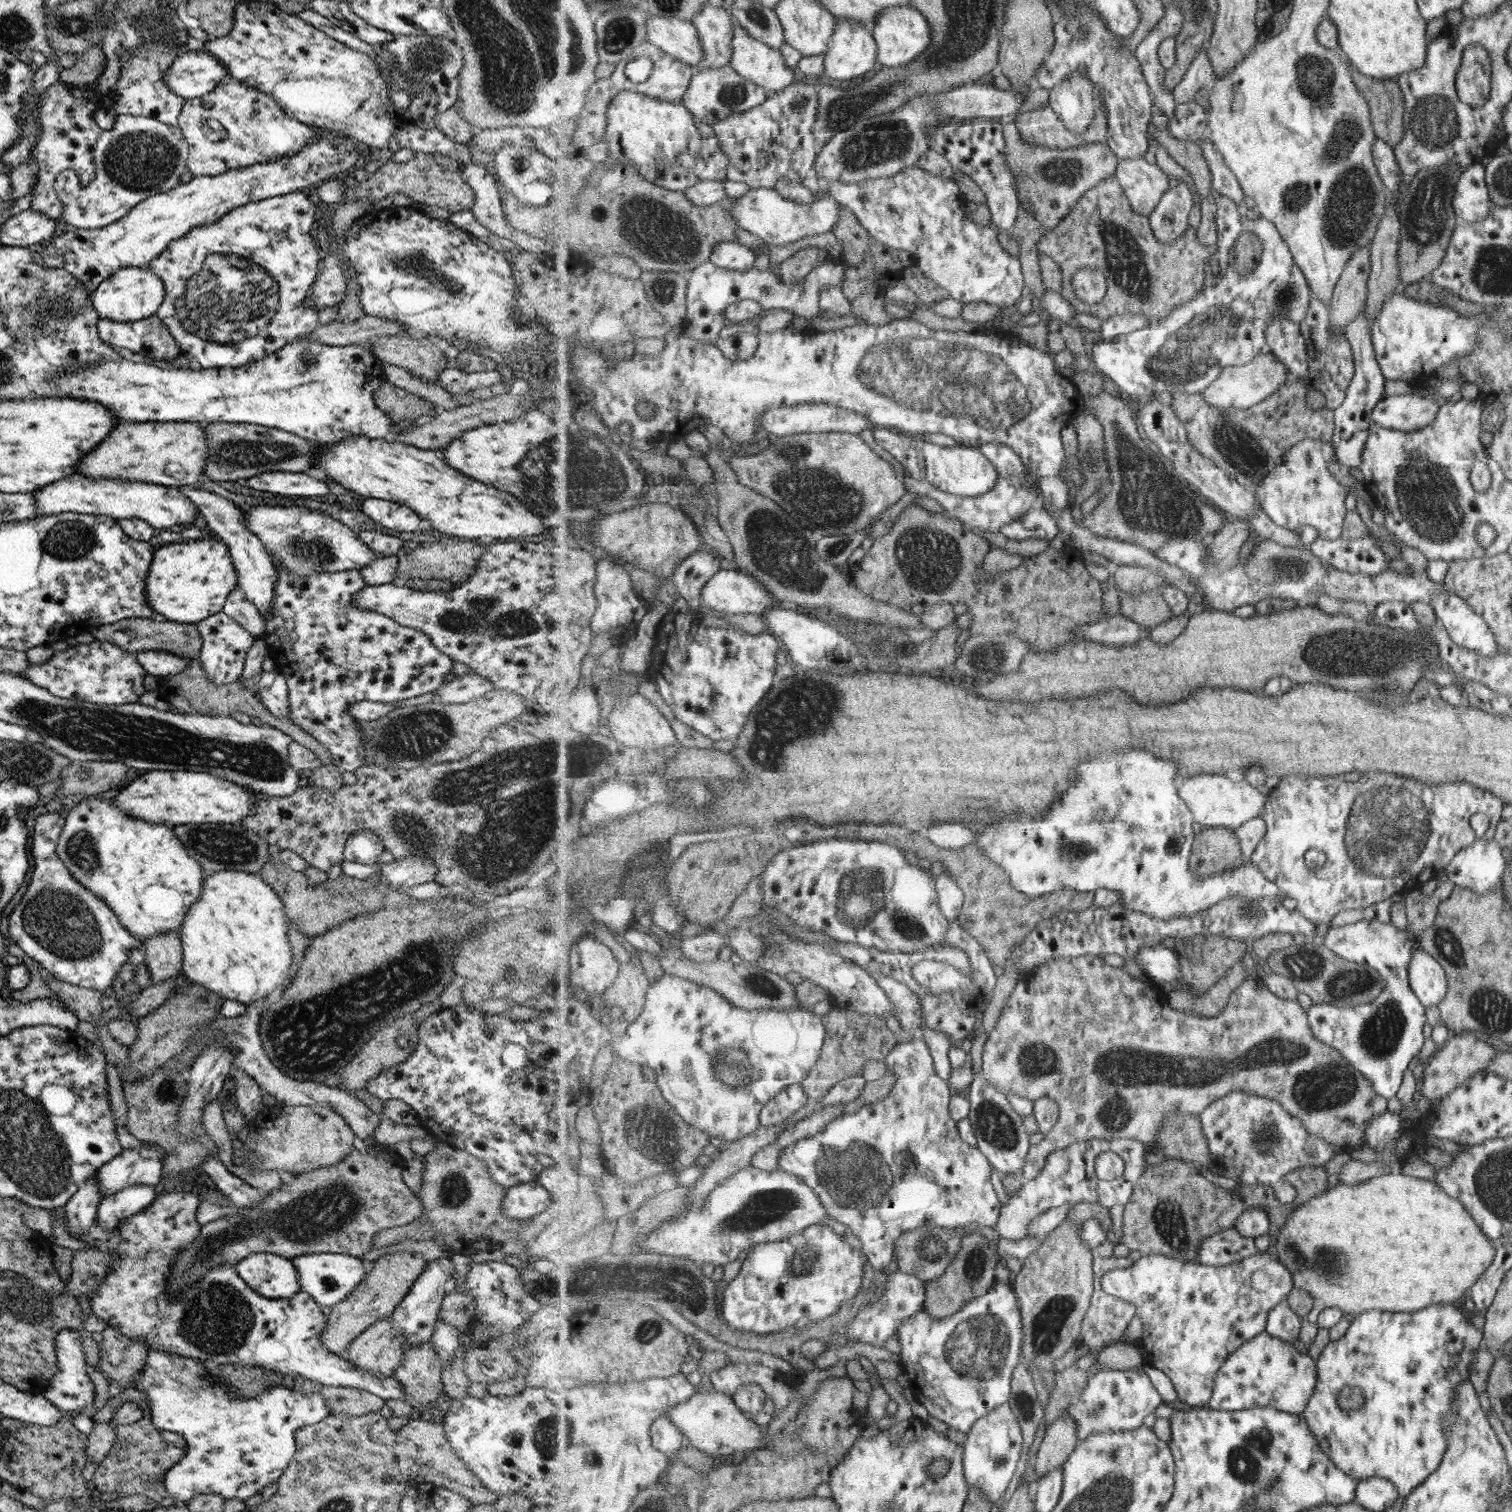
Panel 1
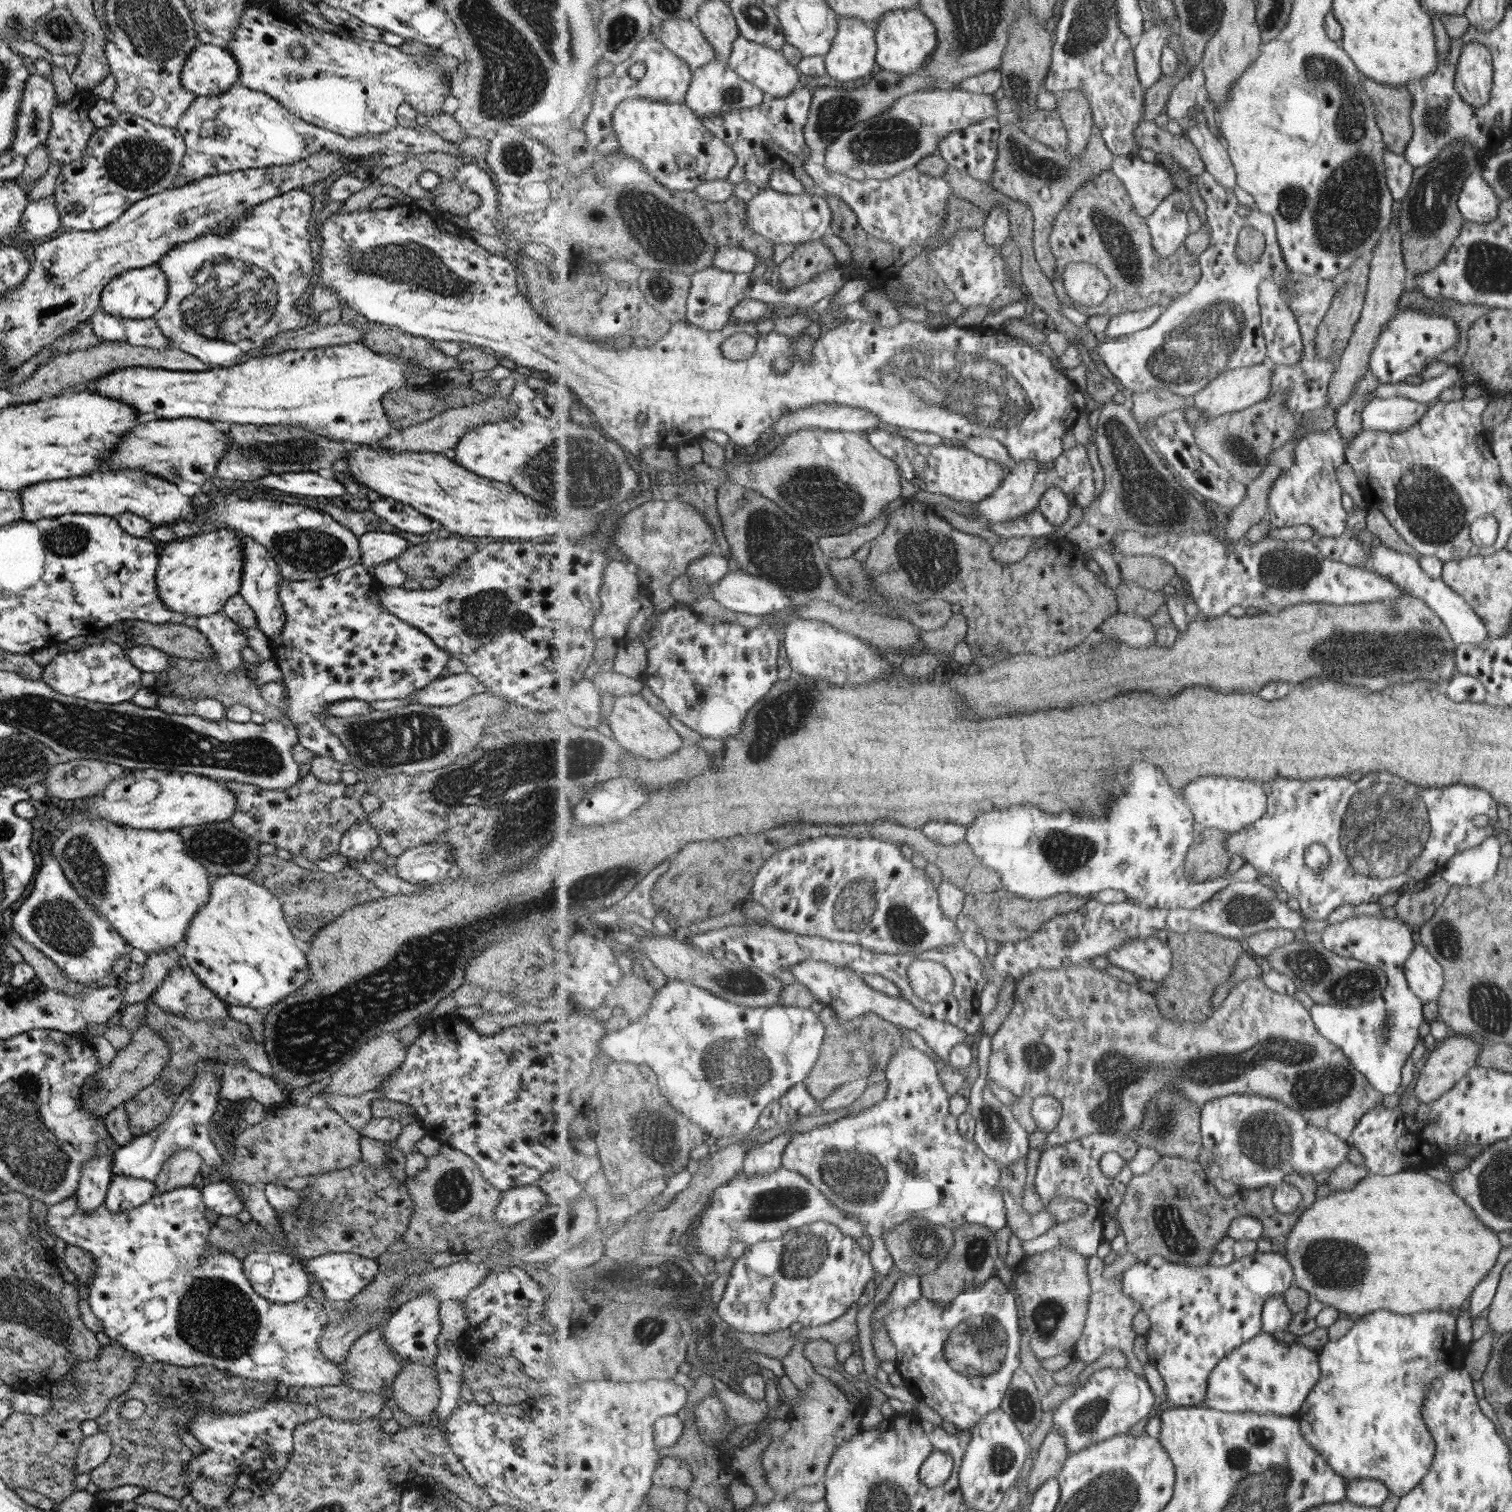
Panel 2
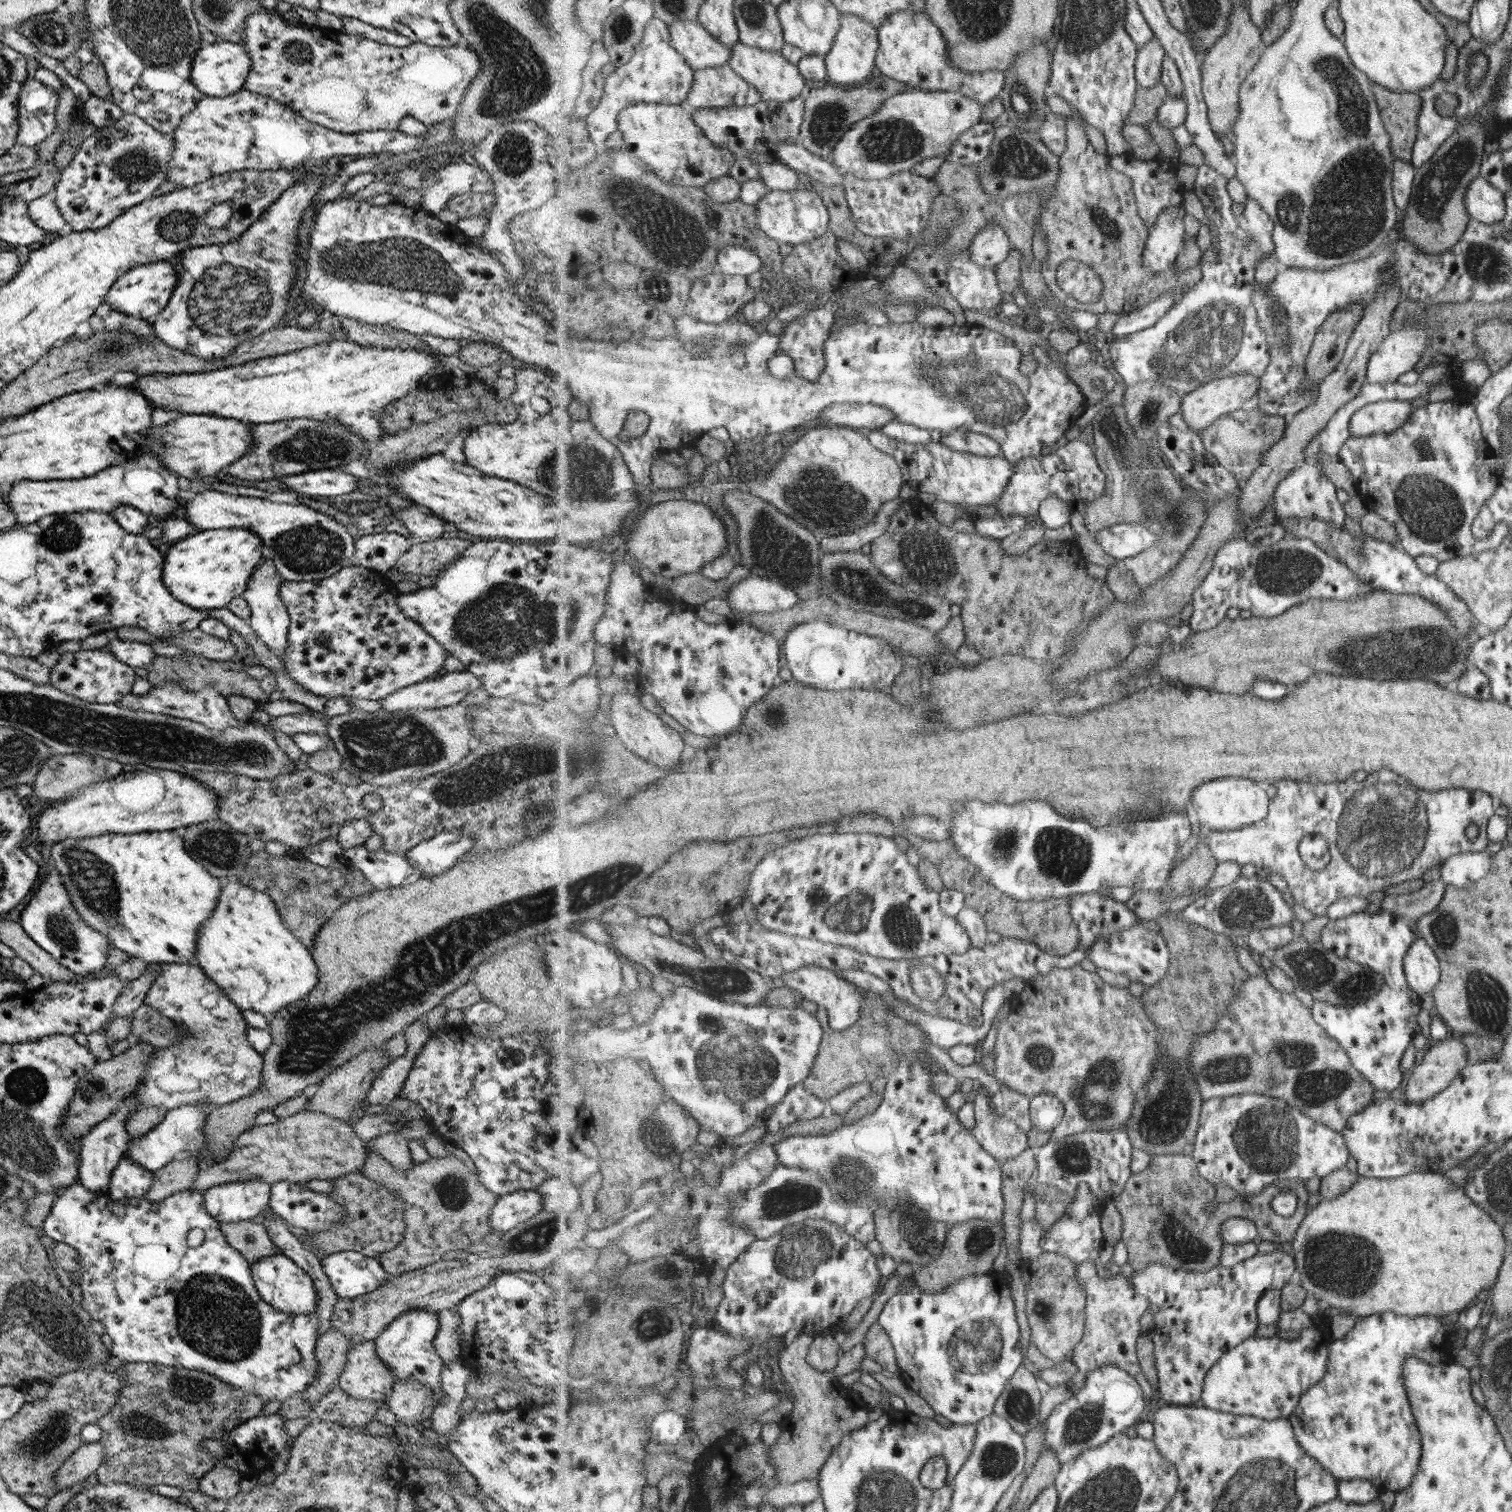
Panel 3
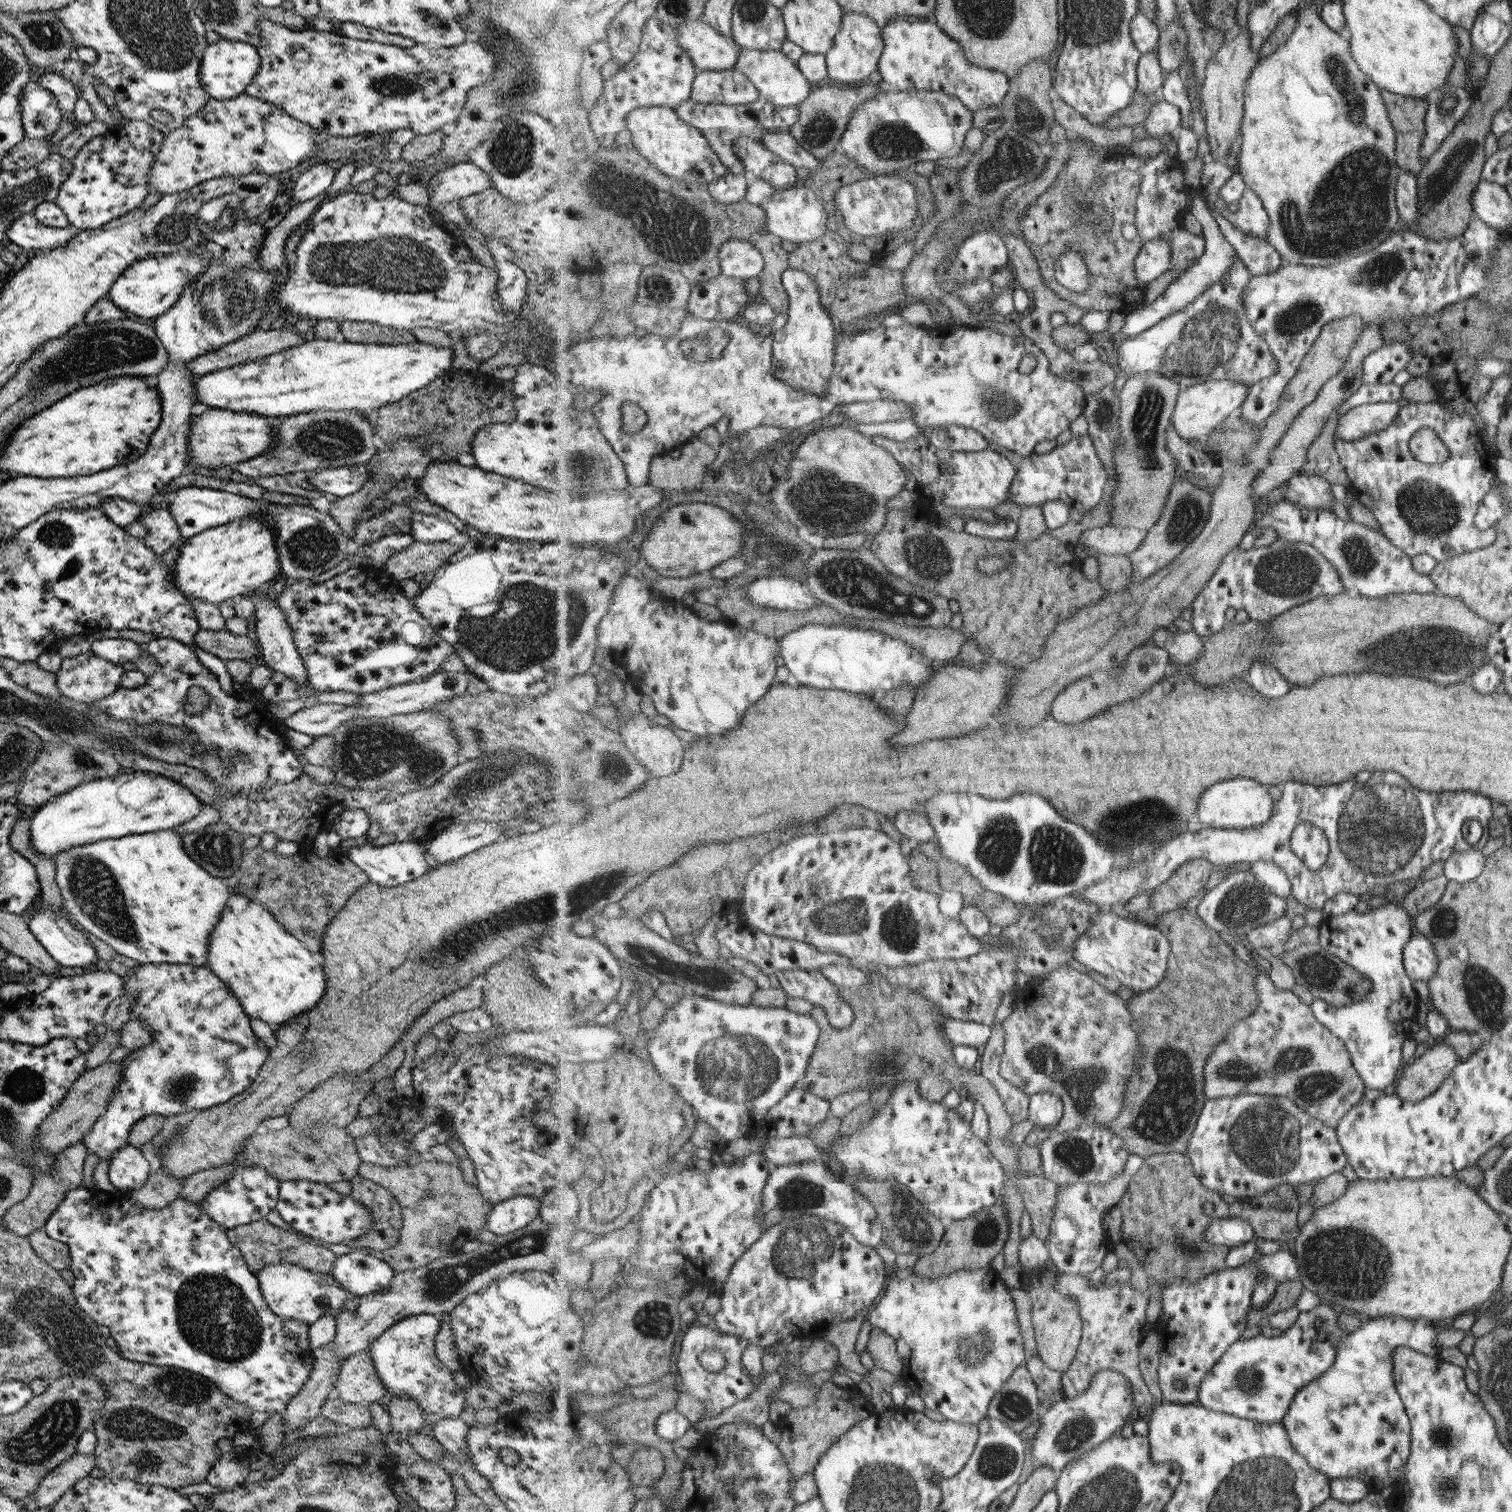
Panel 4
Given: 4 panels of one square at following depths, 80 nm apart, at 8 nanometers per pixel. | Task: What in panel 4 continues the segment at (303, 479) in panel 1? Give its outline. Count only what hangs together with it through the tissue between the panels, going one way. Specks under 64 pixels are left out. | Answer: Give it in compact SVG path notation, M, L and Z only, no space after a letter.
M366 463L351 467L317 470L307 475L312 488L338 497L351 496L372 477L370 466Z

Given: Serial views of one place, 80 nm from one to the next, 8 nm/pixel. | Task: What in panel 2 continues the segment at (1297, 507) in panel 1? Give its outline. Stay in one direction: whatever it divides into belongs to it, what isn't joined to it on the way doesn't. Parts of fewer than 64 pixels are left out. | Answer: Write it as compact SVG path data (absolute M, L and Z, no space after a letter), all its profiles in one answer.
M1338 422L1329 431L1315 432L1299 441L1295 448L1295 463L1291 468L1280 473L1279 478L1272 483L1269 495L1269 520L1274 527L1307 525L1315 530L1318 536L1341 537L1348 534L1347 510L1343 508L1343 488L1335 476L1335 470L1340 464L1345 464L1346 445L1343 434L1340 433Z

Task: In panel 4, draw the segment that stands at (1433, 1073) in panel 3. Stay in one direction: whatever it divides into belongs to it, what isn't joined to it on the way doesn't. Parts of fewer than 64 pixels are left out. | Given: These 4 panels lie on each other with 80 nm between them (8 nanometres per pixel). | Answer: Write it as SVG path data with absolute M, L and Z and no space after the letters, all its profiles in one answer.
M1432 1041L1428 1049L1417 1059L1411 1061L1401 1068L1401 1077L1395 1087L1395 1094L1401 1097L1402 1101L1420 1101L1426 1096L1431 1095L1441 1086L1445 1078L1448 1078L1450 1072L1458 1063L1457 1052L1451 1045Z

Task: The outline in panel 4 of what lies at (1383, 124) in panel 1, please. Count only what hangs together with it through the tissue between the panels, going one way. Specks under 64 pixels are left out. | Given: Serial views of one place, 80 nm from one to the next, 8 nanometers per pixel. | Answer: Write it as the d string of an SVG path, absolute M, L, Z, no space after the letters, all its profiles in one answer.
M1381 89L1389 118L1397 131L1396 159L1403 172L1415 176L1422 167L1420 144L1424 138L1424 114L1428 103L1424 98L1401 96Z

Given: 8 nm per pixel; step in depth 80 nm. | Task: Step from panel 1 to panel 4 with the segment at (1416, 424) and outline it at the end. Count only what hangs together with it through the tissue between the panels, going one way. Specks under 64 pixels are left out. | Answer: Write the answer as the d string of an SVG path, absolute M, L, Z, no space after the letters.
M1397 402L1363 404L1345 415L1340 416L1337 430L1334 434L1336 440L1365 439L1369 434L1389 429L1401 413L1401 404Z

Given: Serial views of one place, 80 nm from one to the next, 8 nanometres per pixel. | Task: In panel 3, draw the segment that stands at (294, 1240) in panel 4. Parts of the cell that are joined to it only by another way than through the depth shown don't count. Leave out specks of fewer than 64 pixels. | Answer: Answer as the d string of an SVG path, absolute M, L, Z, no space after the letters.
M251 1221L219 1223L221 1234L231 1248L237 1249L249 1263L264 1256L282 1253L269 1240L264 1225Z

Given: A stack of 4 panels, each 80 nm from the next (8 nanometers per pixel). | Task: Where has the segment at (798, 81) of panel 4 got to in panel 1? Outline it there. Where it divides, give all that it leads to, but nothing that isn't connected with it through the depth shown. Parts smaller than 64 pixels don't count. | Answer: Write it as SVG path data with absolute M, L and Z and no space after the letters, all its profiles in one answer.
M733 21L735 36L731 66L747 80L766 88L770 95L793 84L793 68L787 64L782 52L749 36L743 25Z

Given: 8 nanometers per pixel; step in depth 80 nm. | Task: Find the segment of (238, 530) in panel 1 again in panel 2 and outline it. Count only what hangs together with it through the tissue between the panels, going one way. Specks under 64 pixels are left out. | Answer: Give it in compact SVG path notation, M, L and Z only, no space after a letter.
M223 529L223 530L229 530L229 533L234 534L238 540L240 540L240 544L242 547L242 569L241 569L241 576L240 576L240 591L238 592L240 594L240 597L251 607L251 610L253 610L255 618L256 618L256 628L262 632L262 634L267 637L267 640L271 641L272 638L281 630L281 627L284 623L284 612L281 608L280 600L278 599L278 584L282 580L281 573L279 572L279 569L277 568L277 565L275 564L275 561L271 558L271 555L269 552L267 552L267 549L264 546L261 546L256 540L253 540L250 536L244 535L240 531L237 530L231 530L231 529Z

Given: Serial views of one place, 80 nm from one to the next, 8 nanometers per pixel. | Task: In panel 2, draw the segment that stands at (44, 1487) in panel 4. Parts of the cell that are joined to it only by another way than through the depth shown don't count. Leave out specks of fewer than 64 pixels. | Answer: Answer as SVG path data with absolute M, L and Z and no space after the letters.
M99 1429L95 1434L84 1437L78 1446L71 1474L80 1475L101 1466L109 1456L111 1447L111 1439L104 1430Z

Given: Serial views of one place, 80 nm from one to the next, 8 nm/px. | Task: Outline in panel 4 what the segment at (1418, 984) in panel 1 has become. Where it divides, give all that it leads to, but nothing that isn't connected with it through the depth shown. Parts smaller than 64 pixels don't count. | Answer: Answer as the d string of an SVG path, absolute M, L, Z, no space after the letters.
M1418 932L1413 934L1412 940L1408 941L1403 950L1404 971L1408 977L1413 982L1427 982L1436 974L1438 963L1435 949L1428 938Z

